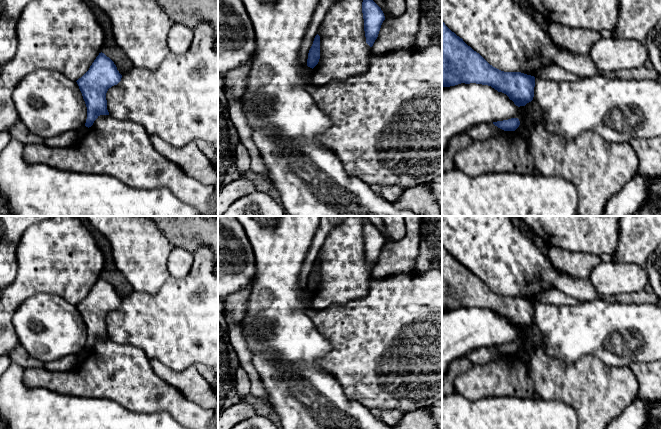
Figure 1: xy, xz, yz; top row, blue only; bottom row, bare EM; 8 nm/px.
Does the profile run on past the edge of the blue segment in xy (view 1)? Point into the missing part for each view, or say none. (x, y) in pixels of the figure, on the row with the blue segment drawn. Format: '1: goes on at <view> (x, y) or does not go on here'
1: does not go on here

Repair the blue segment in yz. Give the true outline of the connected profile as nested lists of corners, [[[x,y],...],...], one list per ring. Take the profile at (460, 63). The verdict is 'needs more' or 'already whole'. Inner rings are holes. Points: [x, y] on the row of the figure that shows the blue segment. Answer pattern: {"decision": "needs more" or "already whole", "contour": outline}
{"decision": "already whole", "contour": [[[442,21],[442,87],[461,83],[491,86],[506,94],[518,107],[534,97],[534,76],[493,67]]]}

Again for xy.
{"decision": "already whole", "contour": [[[101,52],[89,70],[76,81],[87,107],[86,127],[91,127],[100,115],[109,115],[106,93],[121,78],[114,62]]]}

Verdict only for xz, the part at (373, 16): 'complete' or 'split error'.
complete

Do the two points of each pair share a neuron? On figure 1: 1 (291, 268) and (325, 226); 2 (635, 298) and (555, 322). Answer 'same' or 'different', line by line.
1: different
2: different

